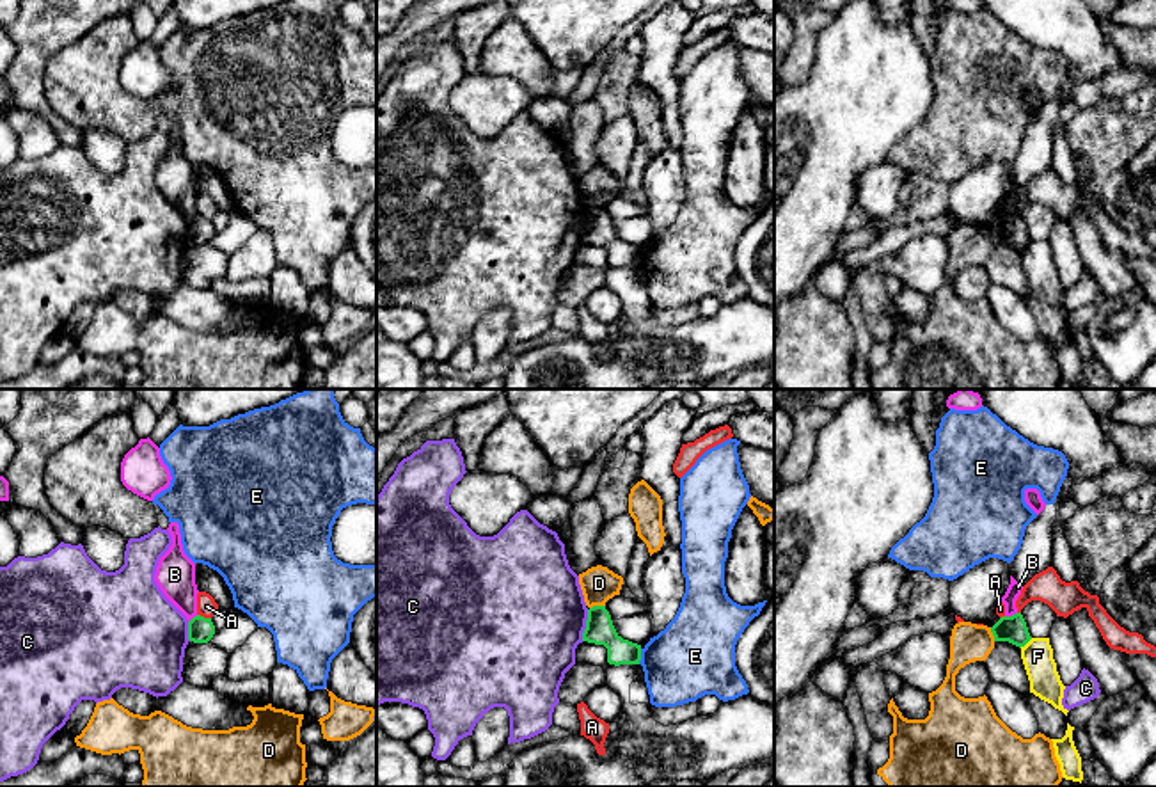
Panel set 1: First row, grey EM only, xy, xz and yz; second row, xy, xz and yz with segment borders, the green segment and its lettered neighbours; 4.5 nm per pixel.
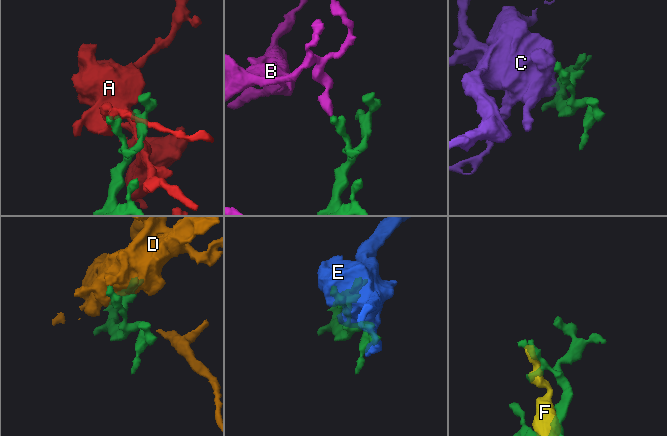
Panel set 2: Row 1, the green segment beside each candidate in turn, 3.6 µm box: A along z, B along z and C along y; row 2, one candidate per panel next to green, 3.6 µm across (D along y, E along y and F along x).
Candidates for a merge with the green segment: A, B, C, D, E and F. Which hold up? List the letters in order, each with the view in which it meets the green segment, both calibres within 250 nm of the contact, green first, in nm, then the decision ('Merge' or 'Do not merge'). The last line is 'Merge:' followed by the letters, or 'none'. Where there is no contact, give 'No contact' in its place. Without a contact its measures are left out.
A: Touches green in xy. Thickness 120 nm (green) against 90 nm. Do not merge
B: Touches green in yz. Thickness 120 nm (green) against 70 nm. Do not merge
C: Touches green in xz. Thickness 130 nm (green) against 480 nm. Do not merge
D: Touches green in xz. Thickness 130 nm (green) against 160 nm. Do not merge
E: Touches green in xz. Thickness 130 nm (green) against 360 nm. Do not merge
F: Touches green in yz. Thickness 120 nm (green) against 140 nm. Do not merge
Merge: none

